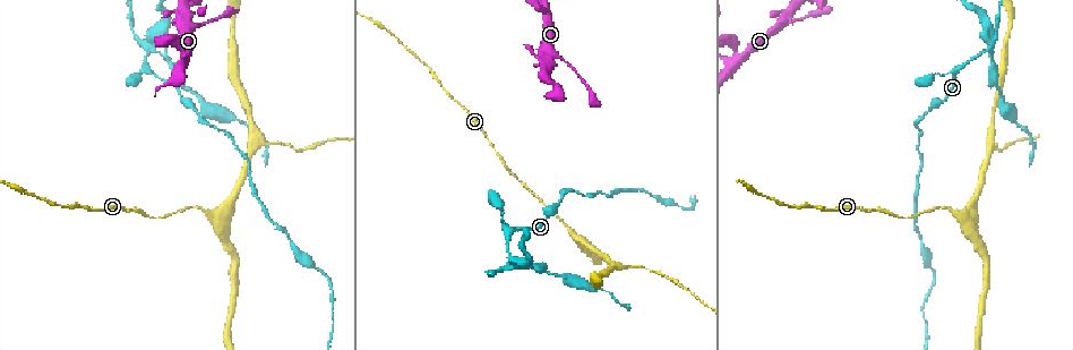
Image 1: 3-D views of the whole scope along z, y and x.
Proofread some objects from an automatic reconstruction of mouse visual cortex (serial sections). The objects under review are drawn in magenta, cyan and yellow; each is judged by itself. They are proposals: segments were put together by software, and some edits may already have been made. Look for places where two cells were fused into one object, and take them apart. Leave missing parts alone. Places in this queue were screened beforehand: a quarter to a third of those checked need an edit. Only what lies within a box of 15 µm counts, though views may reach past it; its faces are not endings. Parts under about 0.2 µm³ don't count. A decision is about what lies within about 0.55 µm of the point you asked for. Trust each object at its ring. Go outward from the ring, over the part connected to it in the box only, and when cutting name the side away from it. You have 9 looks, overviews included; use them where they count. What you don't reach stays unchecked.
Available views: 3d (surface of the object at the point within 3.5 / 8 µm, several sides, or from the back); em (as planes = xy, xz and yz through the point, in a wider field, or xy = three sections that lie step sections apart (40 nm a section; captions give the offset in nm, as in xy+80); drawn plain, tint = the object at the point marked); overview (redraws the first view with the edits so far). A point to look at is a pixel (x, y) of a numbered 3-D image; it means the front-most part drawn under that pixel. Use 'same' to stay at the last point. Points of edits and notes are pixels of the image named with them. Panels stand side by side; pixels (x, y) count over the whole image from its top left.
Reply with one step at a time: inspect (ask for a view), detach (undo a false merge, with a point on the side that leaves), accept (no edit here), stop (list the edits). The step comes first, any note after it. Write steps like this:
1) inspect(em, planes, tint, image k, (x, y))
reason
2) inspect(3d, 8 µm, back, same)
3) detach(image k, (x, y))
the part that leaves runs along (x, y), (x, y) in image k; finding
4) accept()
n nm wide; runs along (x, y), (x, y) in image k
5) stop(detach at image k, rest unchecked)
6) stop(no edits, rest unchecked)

inspect(3d, 3.5 µm, image 1, (506, 232))
abrupt turn

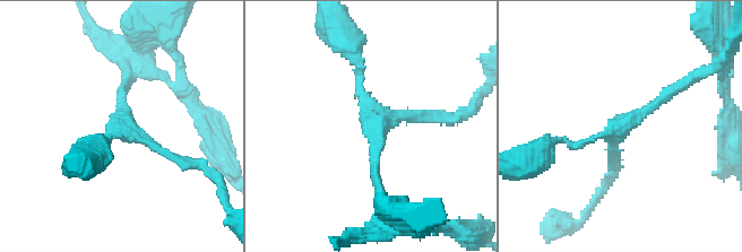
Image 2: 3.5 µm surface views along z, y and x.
inspect(em, xy, step 5, tint, image 2, (120, 127))

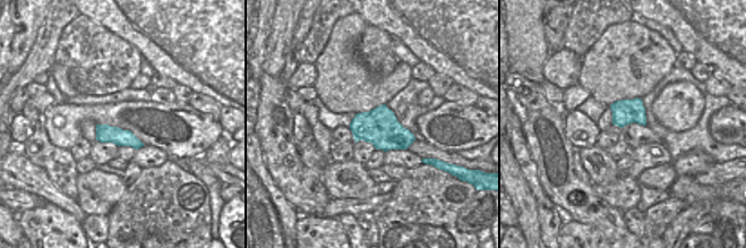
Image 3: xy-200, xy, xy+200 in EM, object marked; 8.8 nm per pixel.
inspect(em, xy, step 1, tint, same)
cut it another way

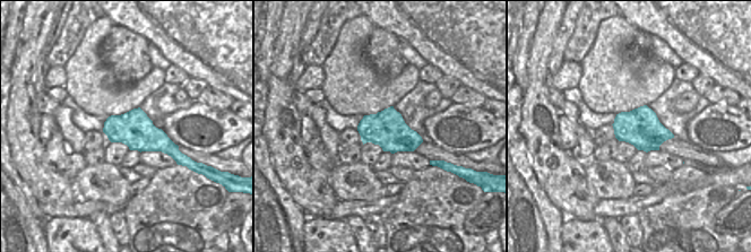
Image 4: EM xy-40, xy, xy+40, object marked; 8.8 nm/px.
accept()
320 nm wide; runs along (613, 163), (622, 124), (680, 86) in image 2; all the same cell

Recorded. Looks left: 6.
inspect(3d, 8 µm, image 1, (148, 44))
four arms meet

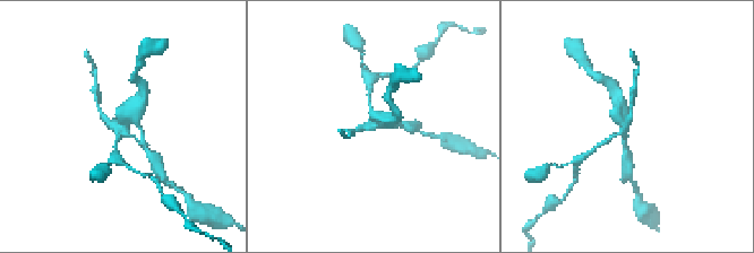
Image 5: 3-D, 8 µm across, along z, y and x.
inspect(3d, 3.5 µm, image 5, (624, 129))

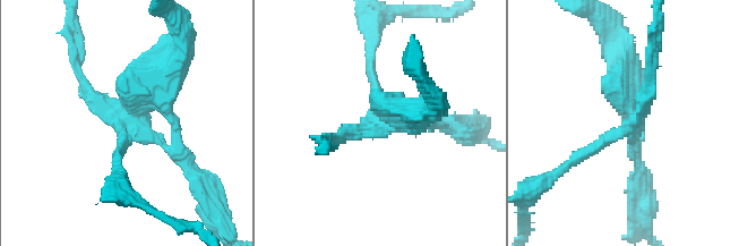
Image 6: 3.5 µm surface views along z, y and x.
detach(image 6, (129, 88))
the part that leaves runs along (127, 121), (179, 150), (204, 192) in image 6; two cells meet here

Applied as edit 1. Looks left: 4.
inspect(3d, 8 µm, image 1, (575, 239))
branch point

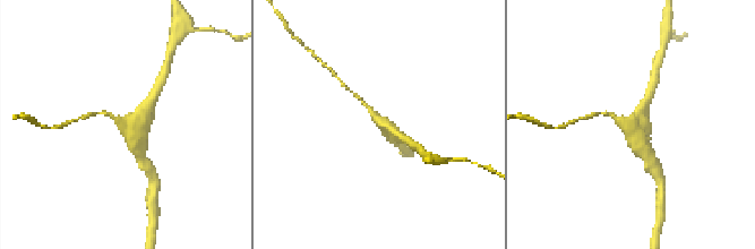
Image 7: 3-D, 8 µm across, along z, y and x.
inspect(3d, 3.5 µm, image 7, (629, 126))

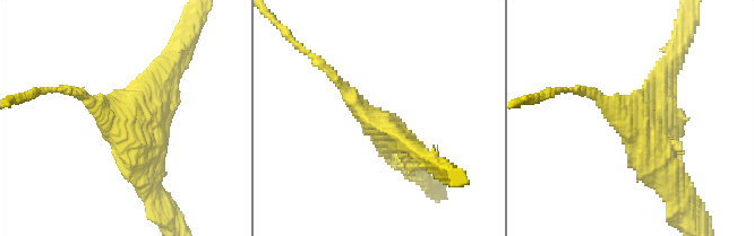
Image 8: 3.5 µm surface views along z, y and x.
accept()
runs along (327, 71), (362, 112), (414, 149) in image 8; one cell here

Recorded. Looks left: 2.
inspect(3d, 8 µm, image 1, (255, 144))

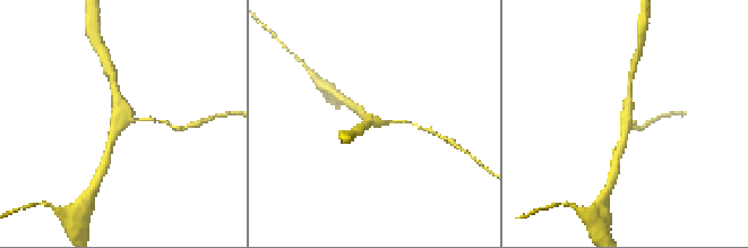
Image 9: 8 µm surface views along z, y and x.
inspect(em, xy, step 5, tint, image 9, (626, 120))
3 arms; arms of 150, 250, 250 nm

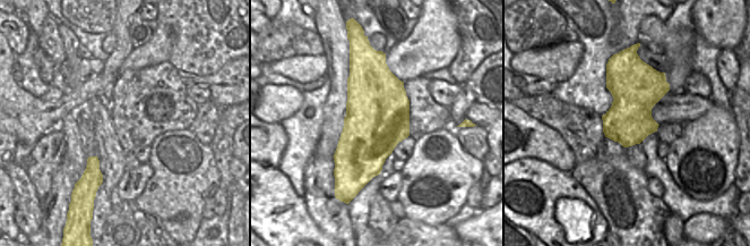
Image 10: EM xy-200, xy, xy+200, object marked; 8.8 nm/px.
accept()
runs along (620, 148), (628, 122), (630, 86) in image 9; all the same cell

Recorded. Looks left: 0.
stop(detach at image 6, rest unchecked)

